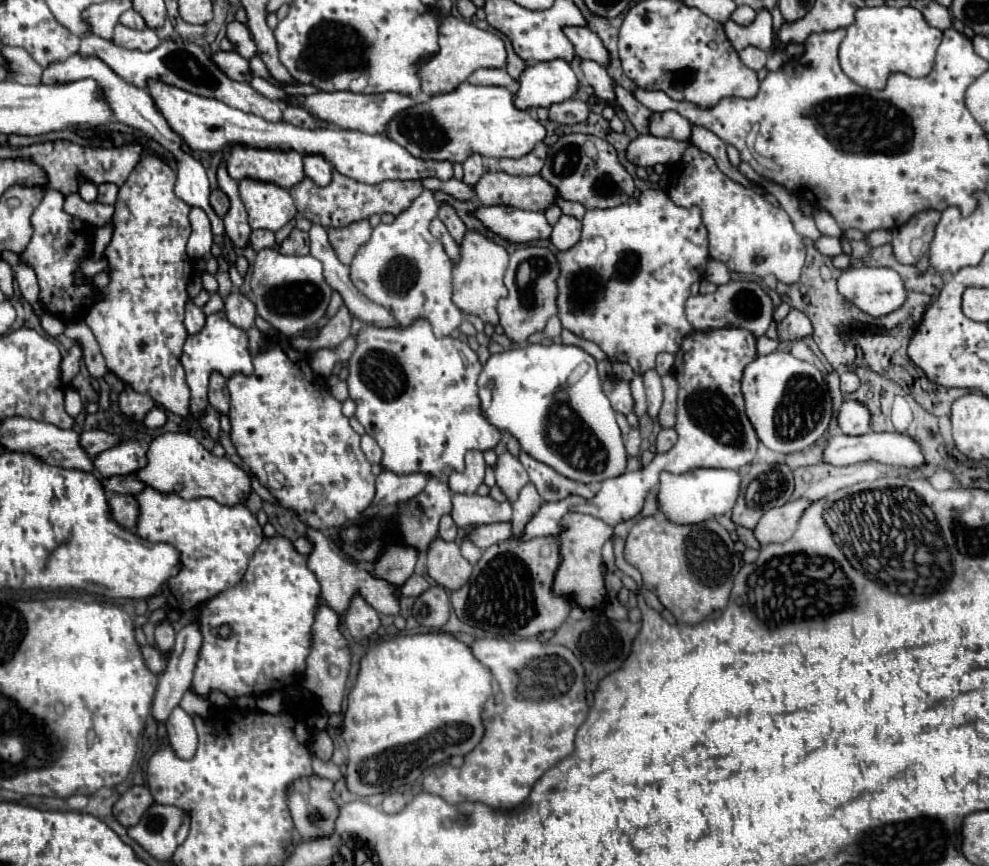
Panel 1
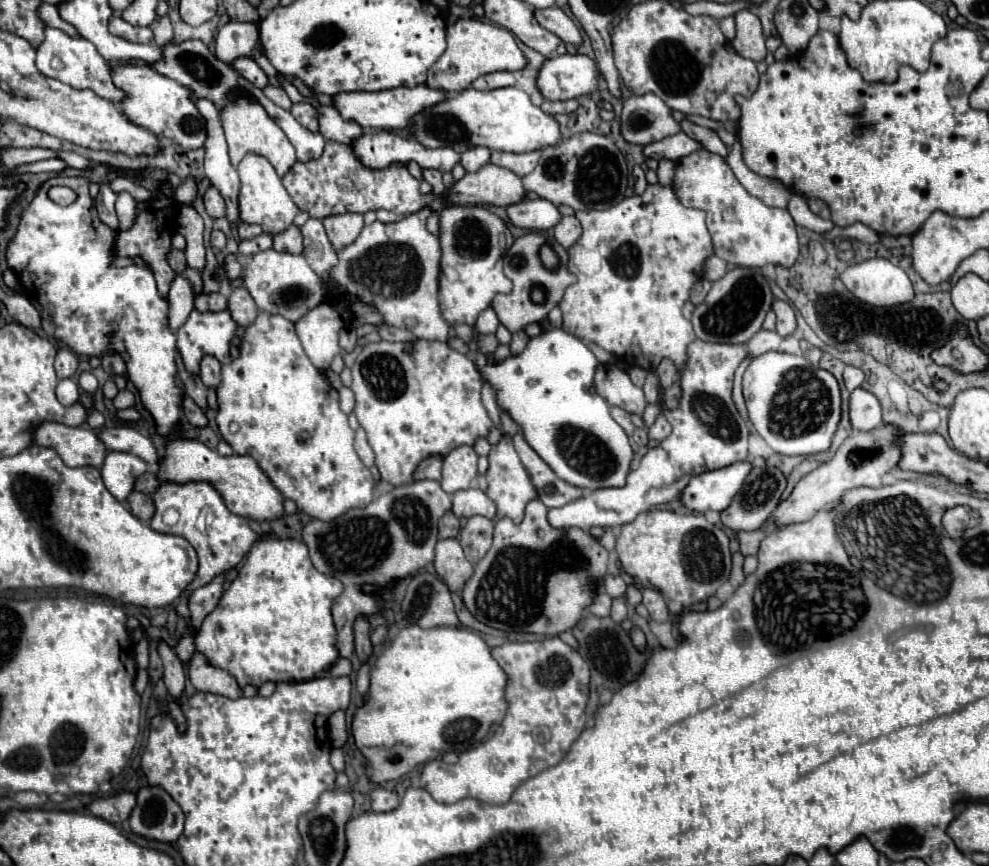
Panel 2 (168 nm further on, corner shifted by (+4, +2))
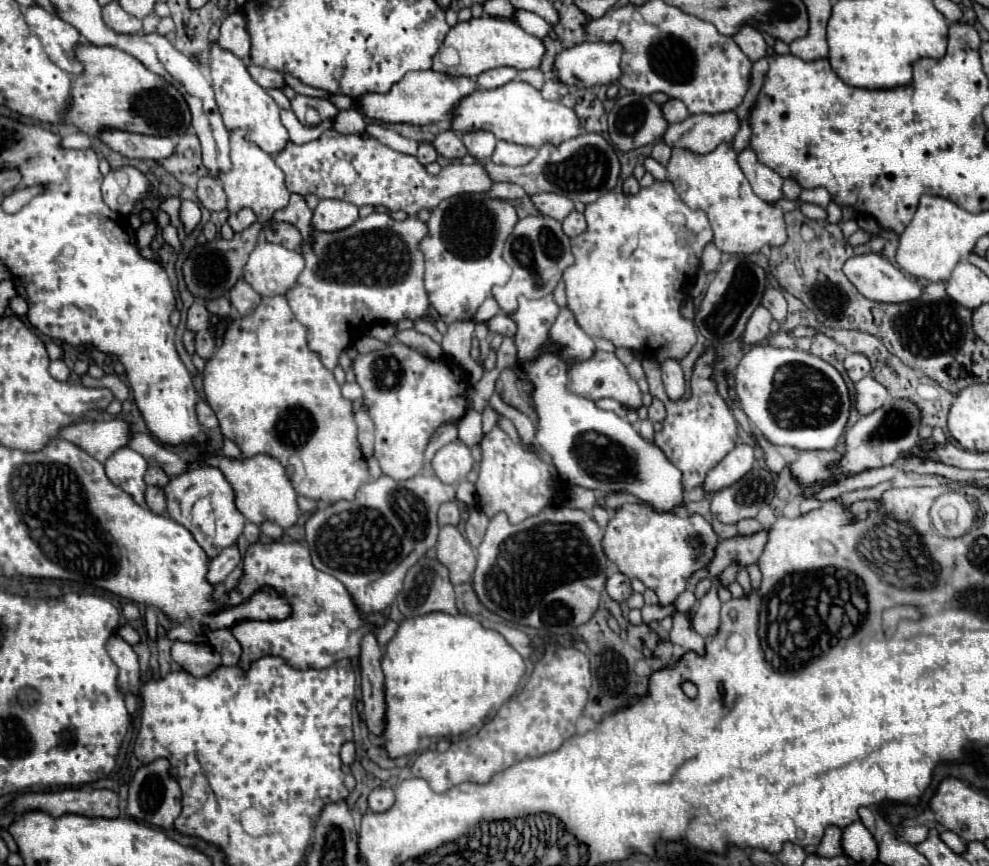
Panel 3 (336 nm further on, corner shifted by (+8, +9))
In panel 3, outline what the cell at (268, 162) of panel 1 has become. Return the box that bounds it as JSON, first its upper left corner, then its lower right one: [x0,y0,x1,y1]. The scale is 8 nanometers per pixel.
[210,43,290,157]

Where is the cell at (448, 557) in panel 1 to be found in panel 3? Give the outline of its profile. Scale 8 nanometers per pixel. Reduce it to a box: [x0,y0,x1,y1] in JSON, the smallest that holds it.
[436,525,476,585]

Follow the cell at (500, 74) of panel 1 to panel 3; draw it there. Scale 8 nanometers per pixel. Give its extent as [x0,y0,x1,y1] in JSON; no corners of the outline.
[476,67,518,89]

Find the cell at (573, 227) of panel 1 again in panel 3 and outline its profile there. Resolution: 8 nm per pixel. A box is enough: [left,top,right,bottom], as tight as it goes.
[562,211,586,237]

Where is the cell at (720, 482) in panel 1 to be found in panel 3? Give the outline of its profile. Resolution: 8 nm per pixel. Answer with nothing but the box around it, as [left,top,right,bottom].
[702,445,754,495]

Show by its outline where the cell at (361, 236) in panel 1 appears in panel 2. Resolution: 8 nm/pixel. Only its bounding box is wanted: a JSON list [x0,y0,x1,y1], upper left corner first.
[324,214,364,250]

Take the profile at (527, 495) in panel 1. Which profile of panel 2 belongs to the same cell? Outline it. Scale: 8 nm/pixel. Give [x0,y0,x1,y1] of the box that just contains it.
[462,500,608,636]

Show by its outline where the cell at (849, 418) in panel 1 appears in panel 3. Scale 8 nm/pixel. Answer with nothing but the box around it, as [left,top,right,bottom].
[856,377,888,415]

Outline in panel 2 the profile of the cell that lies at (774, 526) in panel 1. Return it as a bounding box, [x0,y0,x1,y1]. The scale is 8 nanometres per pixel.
[774,424,902,524]

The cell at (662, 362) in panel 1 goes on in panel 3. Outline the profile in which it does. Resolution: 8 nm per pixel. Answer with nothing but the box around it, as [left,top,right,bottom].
[662,359,686,401]

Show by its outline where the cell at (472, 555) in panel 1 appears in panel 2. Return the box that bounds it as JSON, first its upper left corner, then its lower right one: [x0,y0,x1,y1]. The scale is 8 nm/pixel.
[458,516,494,564]

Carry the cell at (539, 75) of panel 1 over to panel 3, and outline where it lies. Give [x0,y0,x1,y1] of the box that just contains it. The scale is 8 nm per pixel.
[554,41,620,87]

